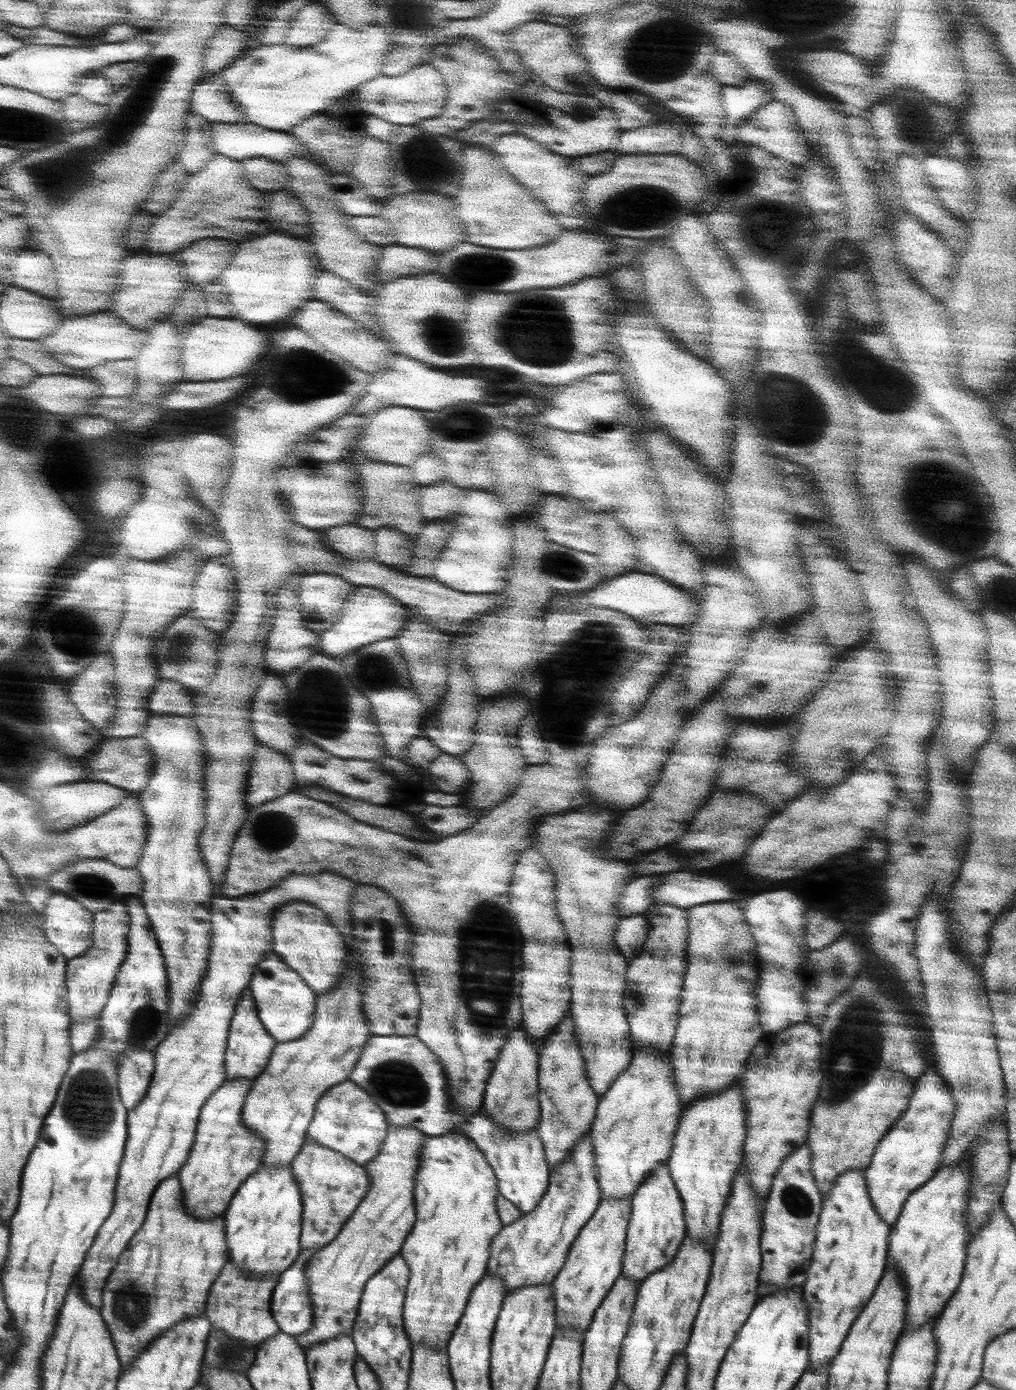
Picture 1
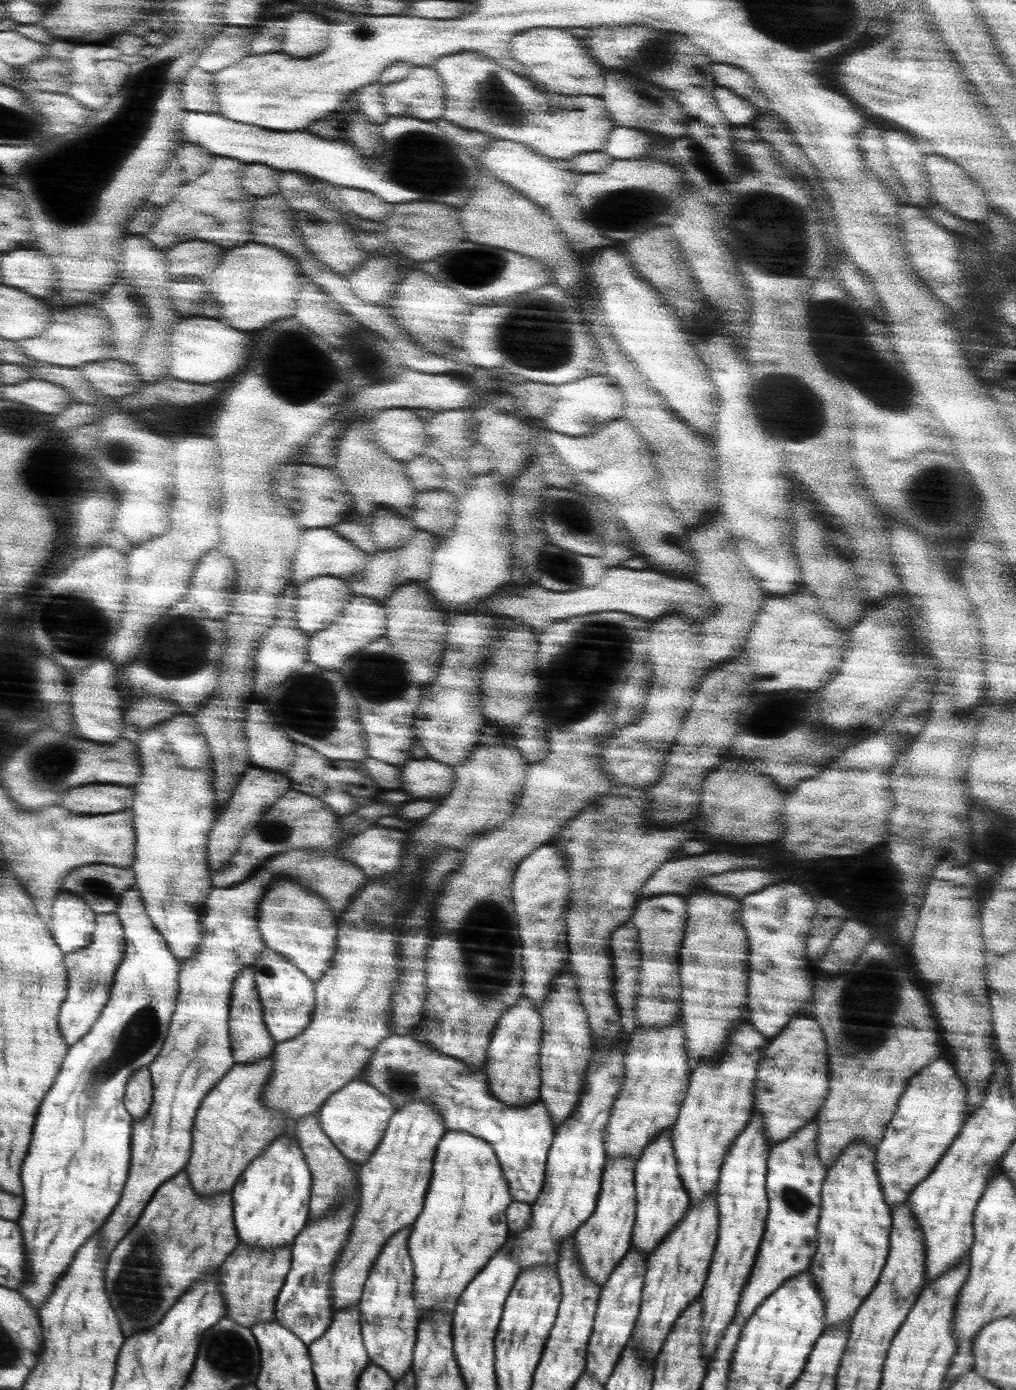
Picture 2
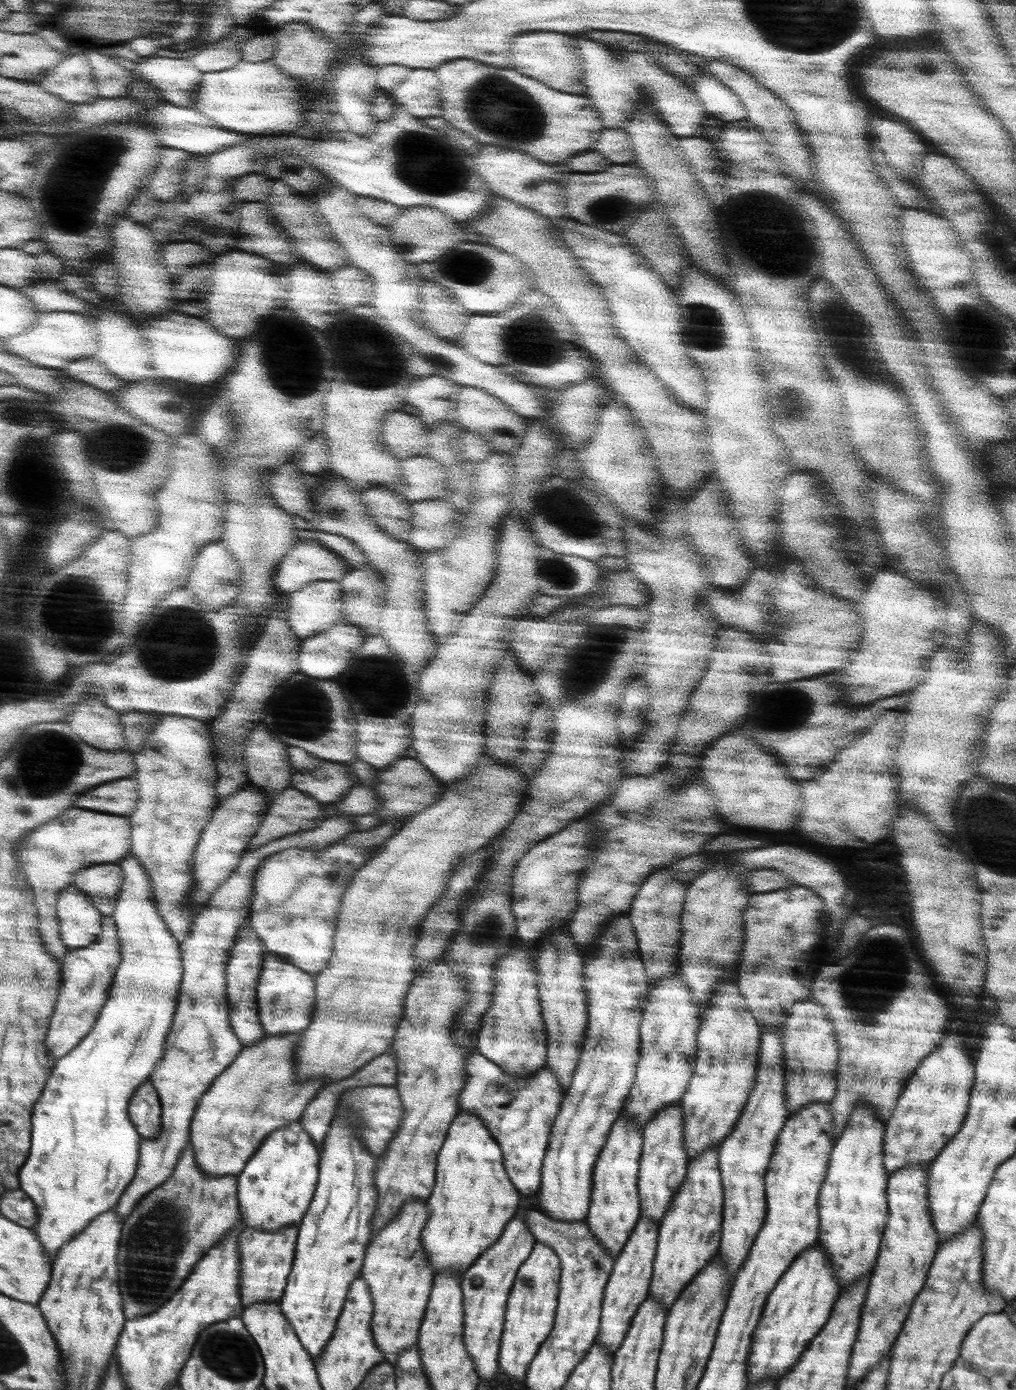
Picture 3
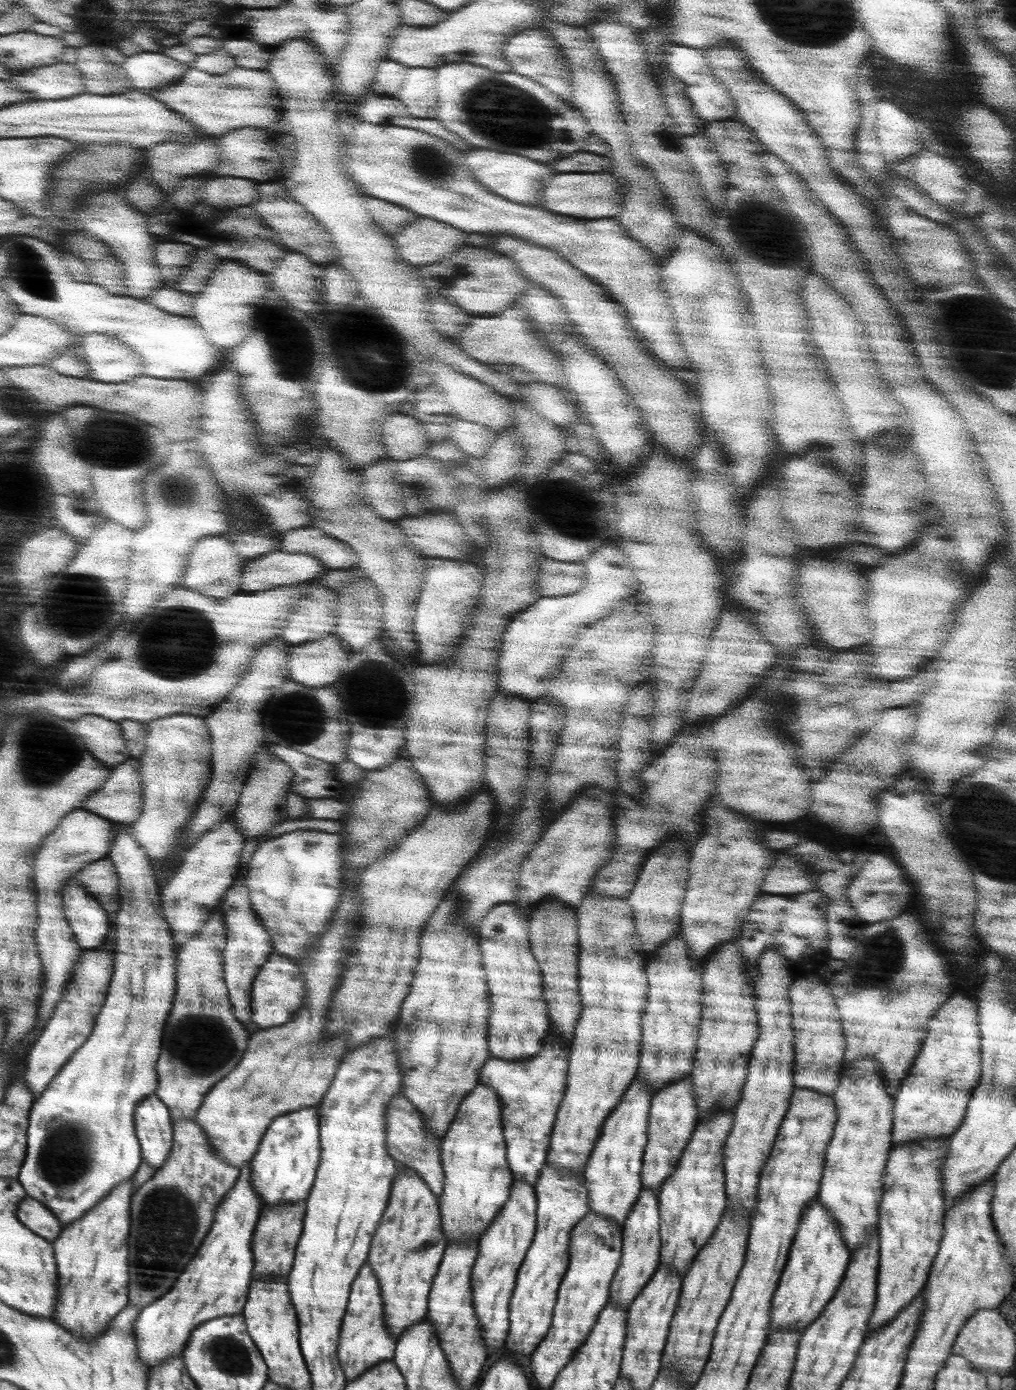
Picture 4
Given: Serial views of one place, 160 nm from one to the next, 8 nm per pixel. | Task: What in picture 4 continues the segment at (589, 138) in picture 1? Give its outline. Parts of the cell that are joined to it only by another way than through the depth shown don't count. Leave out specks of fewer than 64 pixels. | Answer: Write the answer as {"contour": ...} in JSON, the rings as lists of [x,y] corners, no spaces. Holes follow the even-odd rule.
{"contour":[[[453,62],[437,68],[437,84],[436,119],[468,142],[478,144],[478,148],[514,152],[538,162],[556,162],[582,152],[589,139],[586,136],[592,135],[572,102],[563,101],[530,77],[514,71],[496,74],[488,67]]]}

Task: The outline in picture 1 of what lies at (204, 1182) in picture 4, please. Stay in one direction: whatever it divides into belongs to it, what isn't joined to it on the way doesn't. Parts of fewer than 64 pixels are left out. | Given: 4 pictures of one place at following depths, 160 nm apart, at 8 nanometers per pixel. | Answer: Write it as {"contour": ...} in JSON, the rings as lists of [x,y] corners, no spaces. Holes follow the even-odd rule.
{"contour":[[[178,1176],[164,1180],[153,1194],[146,1225],[121,1256],[117,1270],[104,1289],[105,1306],[101,1311],[113,1332],[123,1373],[163,1332],[205,1312],[209,1292],[228,1263],[228,1230],[224,1215],[212,1221],[198,1220],[185,1211],[184,1201],[185,1192]]]}

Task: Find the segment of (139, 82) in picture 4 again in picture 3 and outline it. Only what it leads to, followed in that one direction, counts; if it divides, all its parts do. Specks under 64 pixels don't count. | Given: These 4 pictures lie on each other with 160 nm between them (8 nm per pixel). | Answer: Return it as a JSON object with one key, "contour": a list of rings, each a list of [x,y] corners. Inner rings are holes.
{"contour":[[[186,56],[152,58],[134,70],[148,84],[156,86],[163,100],[178,106],[190,107],[197,101],[197,90],[203,72]]]}

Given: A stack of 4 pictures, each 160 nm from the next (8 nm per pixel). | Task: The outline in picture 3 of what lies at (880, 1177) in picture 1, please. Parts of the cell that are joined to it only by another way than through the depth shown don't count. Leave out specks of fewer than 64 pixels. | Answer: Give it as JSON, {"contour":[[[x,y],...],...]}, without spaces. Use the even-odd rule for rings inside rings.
{"contour":[[[950,1025],[950,1032],[956,1032],[956,1034],[946,1036],[946,1044],[938,1044],[938,1050],[931,1052],[921,1062],[908,1079],[893,1116],[886,1122],[884,1154],[887,1174],[896,1173],[900,1169],[908,1167],[908,1165],[926,1167],[928,1163],[934,1162],[949,1140],[961,1130],[962,1122],[965,1122],[964,1118],[968,1118],[966,1114],[966,1112],[969,1112],[968,1088],[973,1088],[975,1083],[974,1060],[970,1058],[968,1050],[966,1050],[966,1044],[964,1044],[966,1038],[958,1034],[960,1030],[962,1030],[962,1026]]]}

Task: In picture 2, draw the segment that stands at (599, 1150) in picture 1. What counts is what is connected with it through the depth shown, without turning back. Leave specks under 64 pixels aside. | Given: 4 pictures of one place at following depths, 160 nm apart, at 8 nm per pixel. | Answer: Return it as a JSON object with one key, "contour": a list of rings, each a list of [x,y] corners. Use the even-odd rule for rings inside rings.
{"contour":[[[678,1020],[676,1024],[671,1024],[670,1028],[642,1028],[638,1027],[638,1034],[634,1034],[634,1040],[630,1040],[629,1045],[626,1047],[626,1088],[622,1089],[622,1096],[618,1097],[618,1104],[614,1105],[614,1116],[610,1116],[610,1128],[605,1128],[605,1152],[610,1152],[610,1159],[616,1161],[616,1159],[622,1159],[622,1157],[632,1157],[634,1162],[638,1161],[640,1155],[643,1154],[643,1150],[649,1146],[650,1142],[653,1142],[663,1130],[672,1130],[677,1122],[678,1115],[680,1114],[681,1104],[685,1100],[685,1096],[688,1094],[689,1079],[692,1078],[692,1072],[689,1070],[689,1055],[688,1046],[686,1045],[687,1038],[685,1037],[685,1024],[683,1020]]]}

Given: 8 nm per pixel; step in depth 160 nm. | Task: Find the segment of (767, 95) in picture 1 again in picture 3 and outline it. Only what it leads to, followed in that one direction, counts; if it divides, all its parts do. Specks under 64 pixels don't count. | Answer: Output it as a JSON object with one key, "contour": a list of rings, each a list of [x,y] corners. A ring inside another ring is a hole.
{"contour":[[[714,77],[706,78],[692,89],[700,96],[700,102],[710,116],[726,122],[747,118],[747,110],[740,99]]]}

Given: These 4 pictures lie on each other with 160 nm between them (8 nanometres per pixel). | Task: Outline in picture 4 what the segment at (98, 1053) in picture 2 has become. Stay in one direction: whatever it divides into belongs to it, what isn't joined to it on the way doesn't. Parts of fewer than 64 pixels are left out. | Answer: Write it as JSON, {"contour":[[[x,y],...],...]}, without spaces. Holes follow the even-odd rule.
{"contour":[[[116,824],[117,838],[115,838],[113,852],[108,856],[117,865],[119,875],[121,876],[121,895],[123,905],[115,922],[117,925],[118,938],[117,947],[117,964],[113,976],[113,983],[109,992],[109,999],[102,1009],[101,1015],[97,1020],[97,1027],[94,1029],[93,1035],[90,1036],[85,1046],[80,1048],[73,1059],[60,1071],[60,1074],[53,1083],[47,1088],[47,1091],[38,1099],[33,1108],[31,1115],[31,1129],[29,1130],[29,1156],[26,1160],[26,1165],[19,1177],[22,1185],[30,1194],[30,1197],[42,1201],[46,1206],[50,1207],[62,1221],[64,1227],[72,1225],[86,1216],[90,1211],[94,1210],[114,1189],[120,1187],[126,1180],[134,1178],[140,1171],[142,1164],[145,1164],[143,1146],[141,1138],[137,1131],[137,1108],[138,1105],[154,1095],[160,1077],[157,1075],[157,1063],[161,1056],[161,1047],[163,1046],[163,1035],[169,1018],[170,1012],[173,1010],[175,1000],[174,992],[177,992],[177,969],[176,969],[176,943],[174,936],[171,933],[171,928],[160,912],[160,894],[156,888],[156,880],[154,880],[153,866],[149,861],[144,848],[134,834],[133,824]]]}

